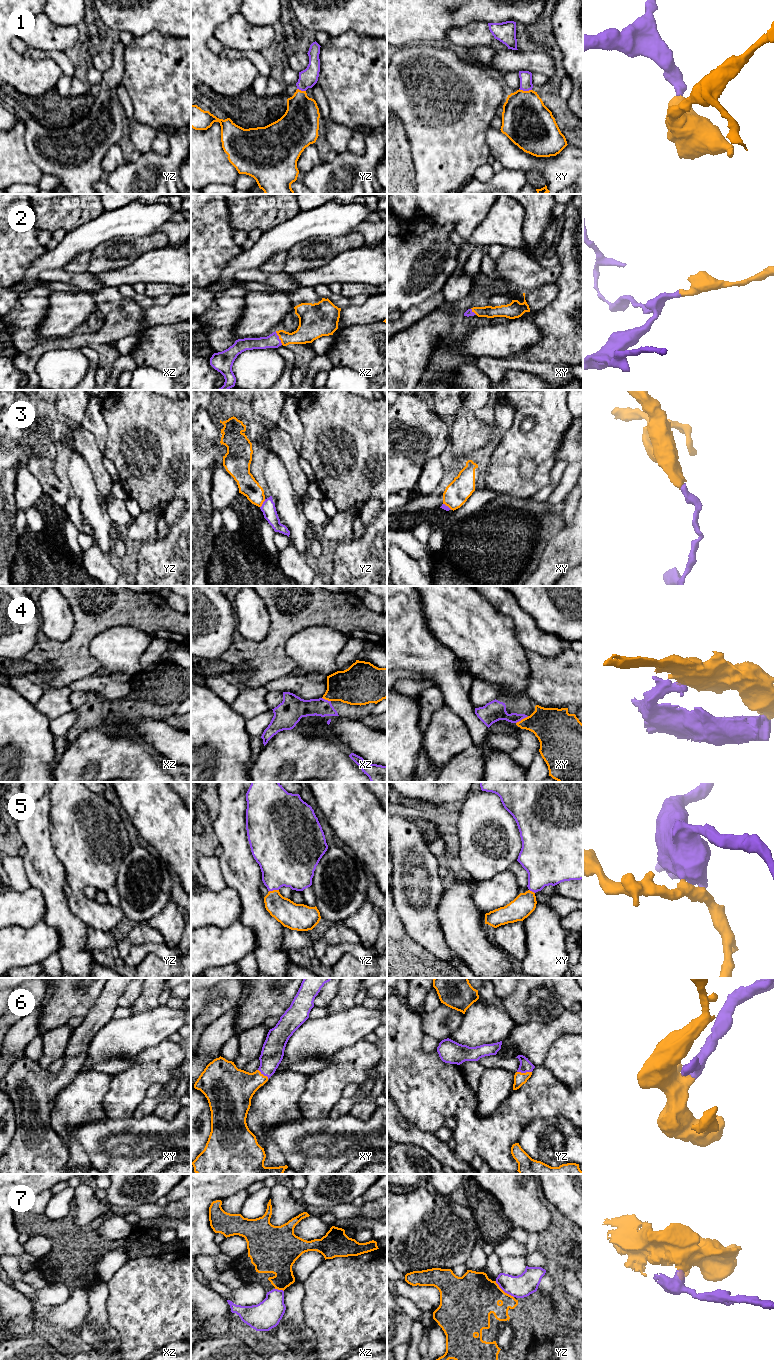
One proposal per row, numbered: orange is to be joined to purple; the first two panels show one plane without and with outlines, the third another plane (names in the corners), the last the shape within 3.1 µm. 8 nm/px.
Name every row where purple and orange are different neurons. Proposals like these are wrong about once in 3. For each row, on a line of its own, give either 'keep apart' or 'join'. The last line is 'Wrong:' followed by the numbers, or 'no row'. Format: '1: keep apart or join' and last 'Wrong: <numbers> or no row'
1: join
2: join
3: keep apart
4: join
5: join
6: join
7: keep apart
Wrong: 3, 7

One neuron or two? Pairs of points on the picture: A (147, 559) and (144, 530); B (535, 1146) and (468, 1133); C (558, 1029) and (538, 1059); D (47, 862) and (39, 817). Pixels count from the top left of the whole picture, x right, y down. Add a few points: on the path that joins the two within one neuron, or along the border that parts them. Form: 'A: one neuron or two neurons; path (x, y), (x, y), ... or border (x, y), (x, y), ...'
A: two neurons; border (155, 536), (140, 544)
B: two neurons; border (531, 1122), (525, 1126), (517, 1142)
C: one neuron; path (550, 1036), (538, 1048), (538, 1051)
D: one neuron; path (40, 851), (39, 828)

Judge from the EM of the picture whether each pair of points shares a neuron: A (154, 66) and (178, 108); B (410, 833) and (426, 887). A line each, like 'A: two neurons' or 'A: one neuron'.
A: one neuron
B: one neuron

